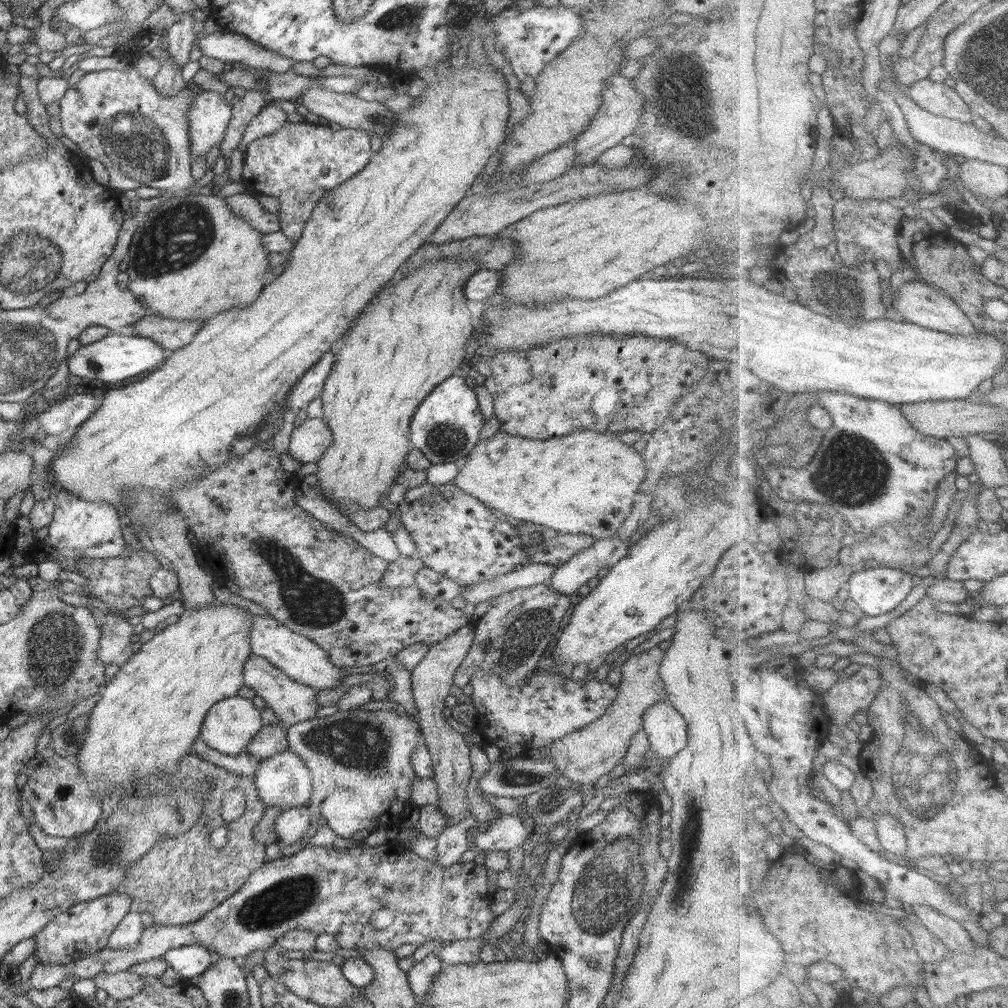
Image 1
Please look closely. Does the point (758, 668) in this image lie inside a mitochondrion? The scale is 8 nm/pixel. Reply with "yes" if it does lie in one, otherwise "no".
no

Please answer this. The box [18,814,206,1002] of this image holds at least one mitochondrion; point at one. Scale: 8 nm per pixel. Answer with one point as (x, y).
(106, 850)

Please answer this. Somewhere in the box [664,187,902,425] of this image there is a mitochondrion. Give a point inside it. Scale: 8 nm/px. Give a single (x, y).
(843, 299)

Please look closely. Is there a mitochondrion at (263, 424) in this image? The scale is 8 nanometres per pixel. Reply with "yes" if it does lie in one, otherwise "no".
yes

